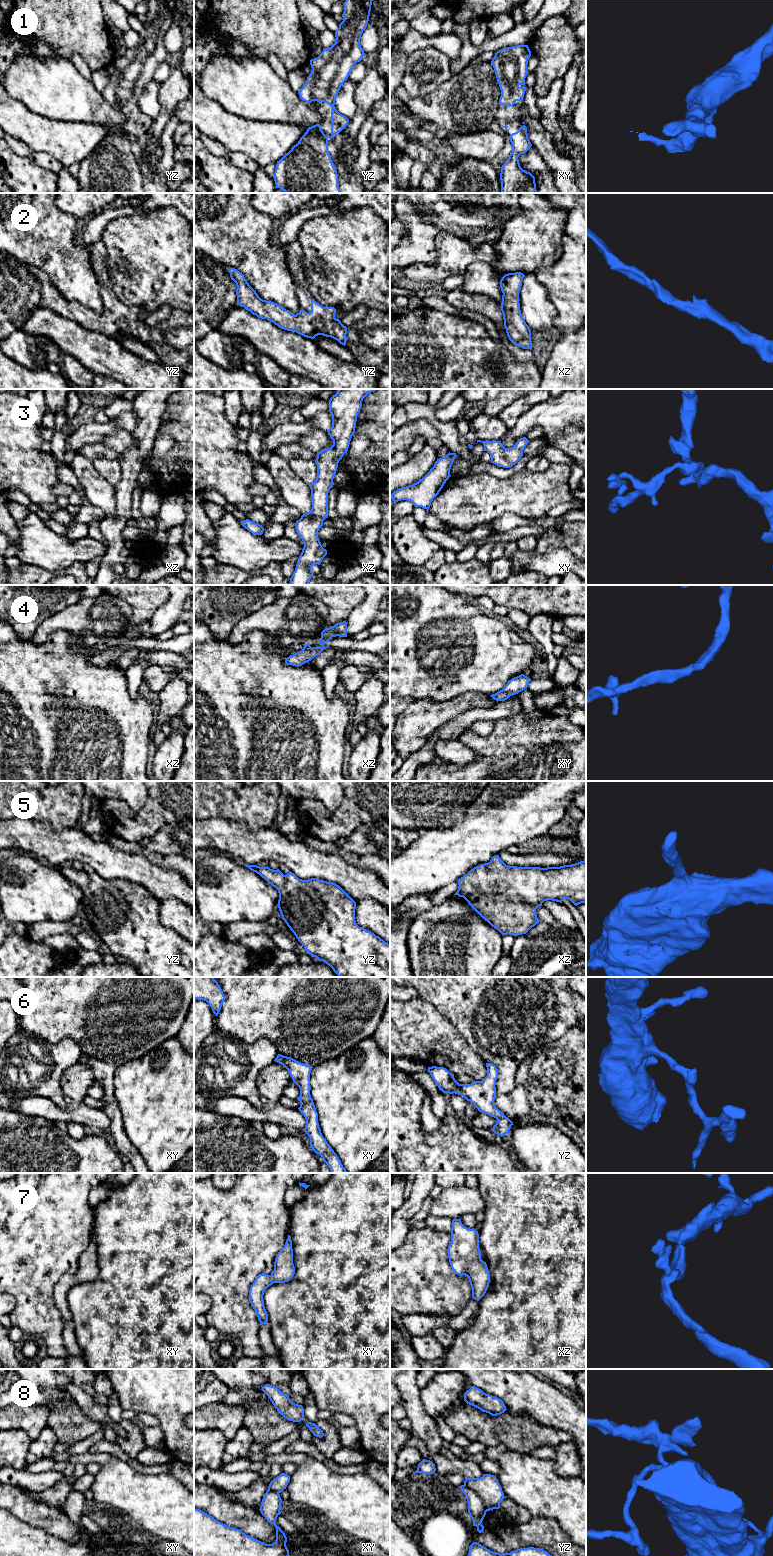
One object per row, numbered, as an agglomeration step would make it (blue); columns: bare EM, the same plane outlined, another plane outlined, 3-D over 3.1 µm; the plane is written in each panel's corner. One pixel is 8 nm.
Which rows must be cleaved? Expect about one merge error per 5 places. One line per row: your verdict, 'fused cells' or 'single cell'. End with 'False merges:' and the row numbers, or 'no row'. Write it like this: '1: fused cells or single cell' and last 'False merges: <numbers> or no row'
1: single cell
2: single cell
3: single cell
4: single cell
5: single cell
6: single cell
7: single cell
8: fused cells
False merges: 8

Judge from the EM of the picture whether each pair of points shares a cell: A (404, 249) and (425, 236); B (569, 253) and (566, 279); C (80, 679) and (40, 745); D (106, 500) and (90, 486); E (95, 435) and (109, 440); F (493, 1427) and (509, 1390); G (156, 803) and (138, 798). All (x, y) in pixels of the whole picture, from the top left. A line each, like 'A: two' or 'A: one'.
A: one
B: one
C: one
D: one
E: two
F: two
G: two

